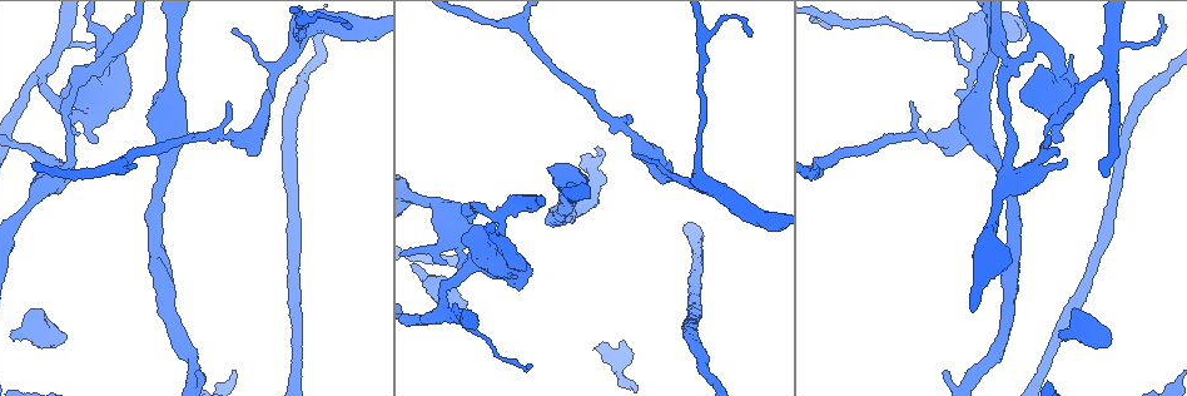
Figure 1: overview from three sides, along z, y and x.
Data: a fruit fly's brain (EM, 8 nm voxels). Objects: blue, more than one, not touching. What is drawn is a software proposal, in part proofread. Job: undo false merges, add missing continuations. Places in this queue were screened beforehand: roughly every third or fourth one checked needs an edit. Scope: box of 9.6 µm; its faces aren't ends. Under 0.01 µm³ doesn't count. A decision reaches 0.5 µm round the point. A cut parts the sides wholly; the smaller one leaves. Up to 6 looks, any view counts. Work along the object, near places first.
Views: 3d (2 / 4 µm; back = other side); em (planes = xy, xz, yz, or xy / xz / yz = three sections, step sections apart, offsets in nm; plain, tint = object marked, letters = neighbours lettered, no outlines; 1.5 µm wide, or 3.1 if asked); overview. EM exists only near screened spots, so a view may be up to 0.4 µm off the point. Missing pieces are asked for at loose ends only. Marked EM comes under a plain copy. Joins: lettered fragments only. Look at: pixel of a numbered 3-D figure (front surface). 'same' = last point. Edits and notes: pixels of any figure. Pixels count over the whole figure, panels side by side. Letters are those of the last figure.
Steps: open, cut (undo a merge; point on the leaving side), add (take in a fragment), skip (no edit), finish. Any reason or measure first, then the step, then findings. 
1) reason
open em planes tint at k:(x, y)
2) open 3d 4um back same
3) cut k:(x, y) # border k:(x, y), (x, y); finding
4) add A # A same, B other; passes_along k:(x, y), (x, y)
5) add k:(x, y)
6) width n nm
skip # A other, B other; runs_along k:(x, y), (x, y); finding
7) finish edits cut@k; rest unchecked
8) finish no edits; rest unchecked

calibre changes
open 3d 2um at 1:(920, 136)

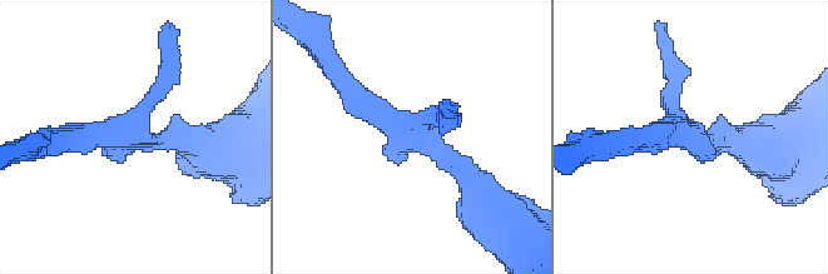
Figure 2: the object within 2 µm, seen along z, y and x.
need the tissue
open em planes tint at 2:(691, 137)

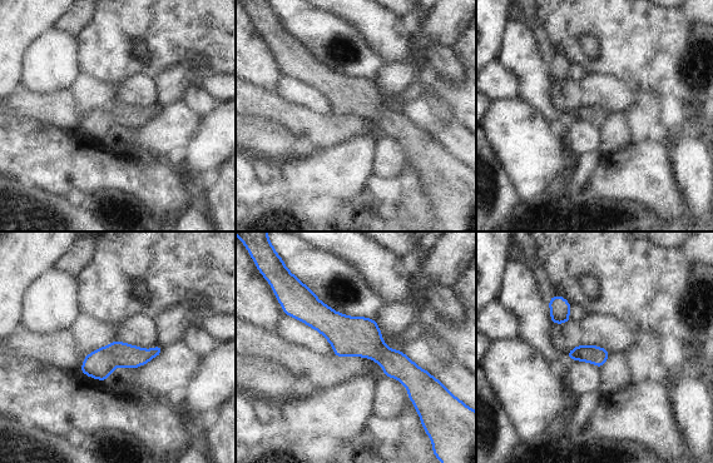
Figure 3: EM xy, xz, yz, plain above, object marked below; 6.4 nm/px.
open em planes letters same

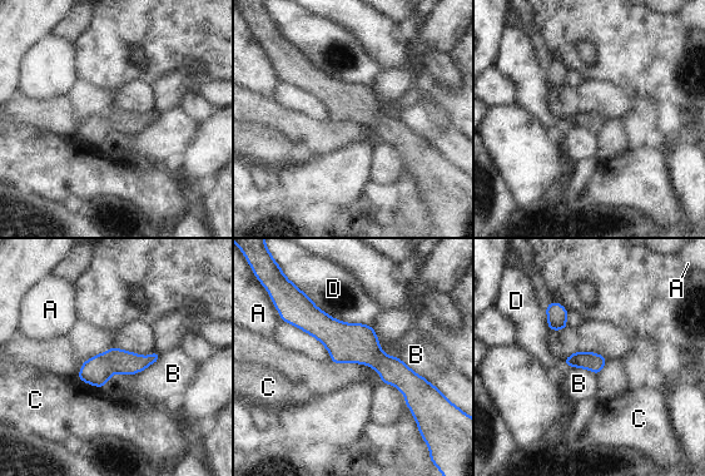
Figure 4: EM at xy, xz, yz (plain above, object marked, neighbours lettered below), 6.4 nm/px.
skip # A other, B other, C other, D other; border 4:(160, 356), (103, 387); one cell here

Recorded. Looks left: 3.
arms part here
open em xy step 4 tint at 1:(830, 21)

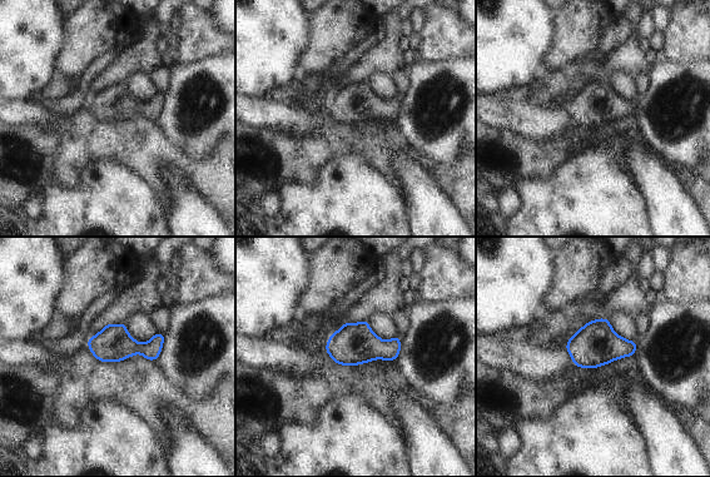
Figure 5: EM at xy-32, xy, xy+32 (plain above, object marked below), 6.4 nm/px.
another direction
open em yz step 4 letters same

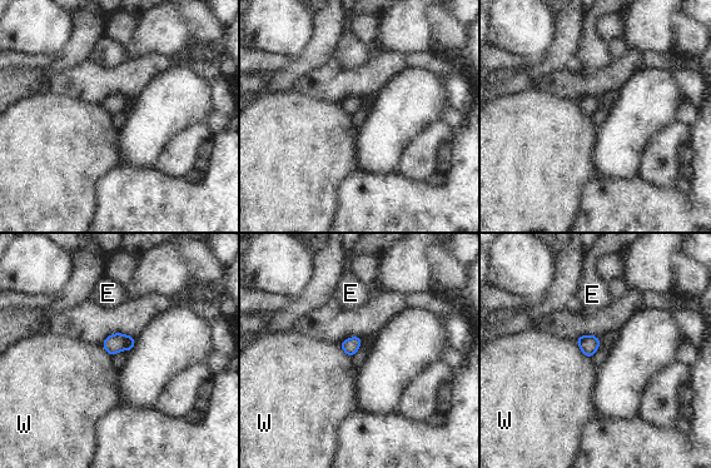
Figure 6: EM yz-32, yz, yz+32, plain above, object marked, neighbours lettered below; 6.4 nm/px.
width 50 nm
skip # E other, W other; border 6:(575, 342), (590, 358); one cell here

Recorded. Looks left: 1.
finish no edits; rest unchecked

